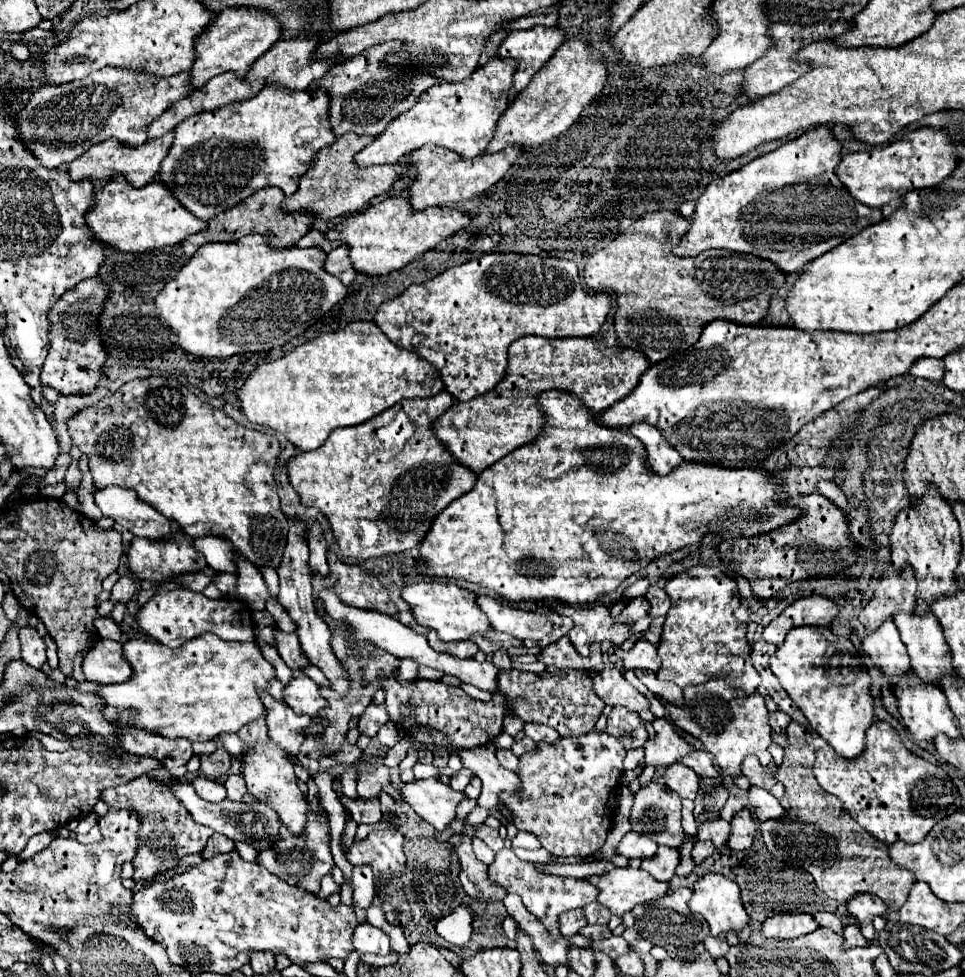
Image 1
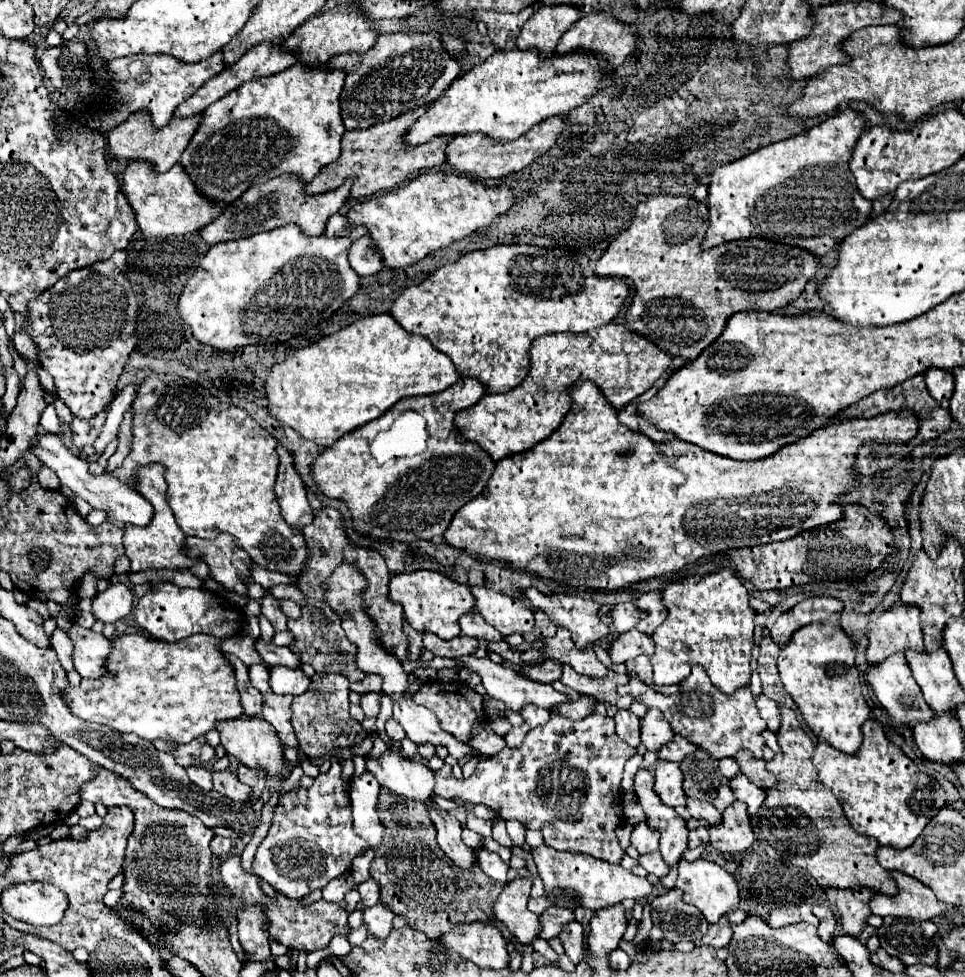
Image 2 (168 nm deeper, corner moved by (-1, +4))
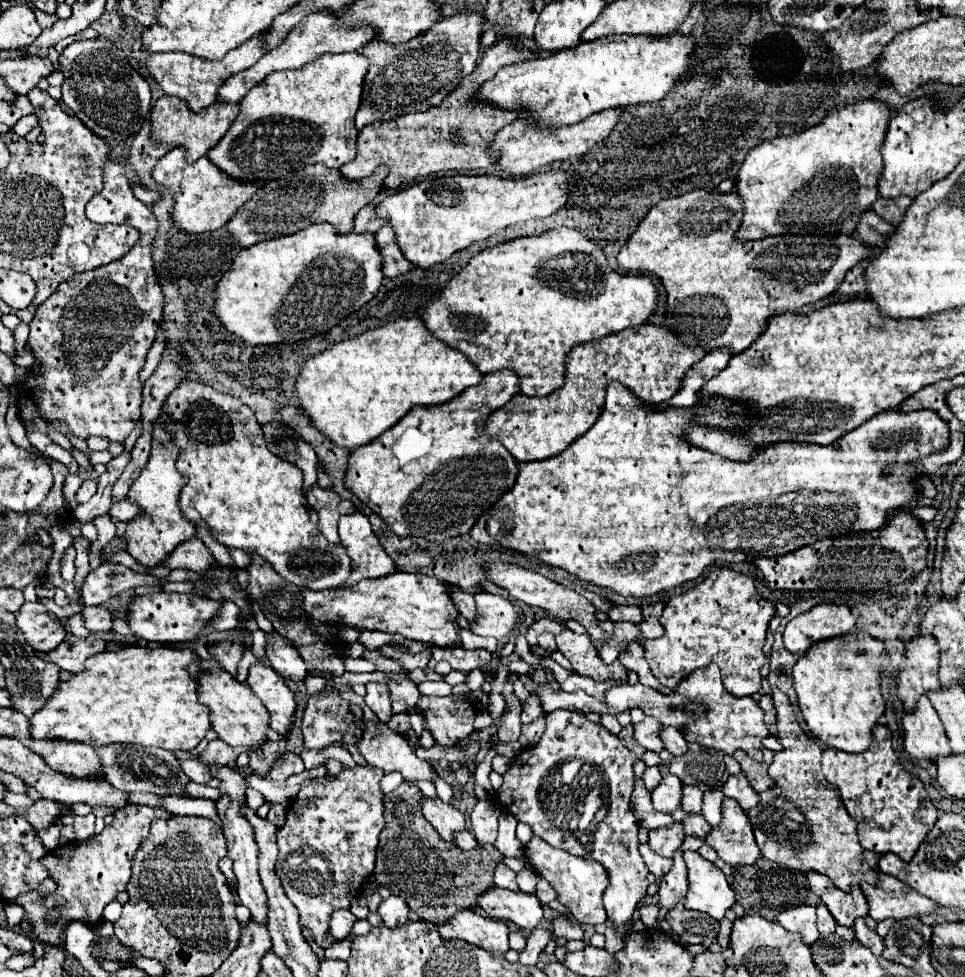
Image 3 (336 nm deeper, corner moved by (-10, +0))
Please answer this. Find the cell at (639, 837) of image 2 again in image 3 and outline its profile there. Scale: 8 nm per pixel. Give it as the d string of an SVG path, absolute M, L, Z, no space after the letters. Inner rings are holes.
M676 822L672 826L666 826L666 828L656 828L656 830L650 830L650 838L648 838L648 846L664 856L664 858L672 858L672 854L680 848L684 840L684 830L682 830L682 824Z

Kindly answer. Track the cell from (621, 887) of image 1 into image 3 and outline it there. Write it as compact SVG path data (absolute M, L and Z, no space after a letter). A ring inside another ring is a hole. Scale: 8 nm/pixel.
M534 836L528 846L524 848L526 856L534 868L536 874L546 878L554 890L558 892L558 902L568 908L568 912L580 922L580 924L598 924L606 920L606 912L602 906L602 894L608 886L608 874L602 866L598 866L596 860L584 860L580 856L572 856L566 850L552 848L542 838Z

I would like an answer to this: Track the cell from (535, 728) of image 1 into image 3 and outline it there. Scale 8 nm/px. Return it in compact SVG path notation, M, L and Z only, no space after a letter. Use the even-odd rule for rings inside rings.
M530 696L530 698L522 704L522 722L524 722L524 724L530 724L530 722L534 722L534 720L538 720L538 718L544 718L544 716L546 716L546 714L544 714L538 698Z

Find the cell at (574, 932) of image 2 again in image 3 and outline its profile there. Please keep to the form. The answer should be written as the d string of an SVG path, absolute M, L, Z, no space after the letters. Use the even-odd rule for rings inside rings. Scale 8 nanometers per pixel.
M558 916L554 920L554 926L552 926L552 932L554 936L562 936L566 940L584 940L584 930L578 926L576 920L572 918L564 918L564 916Z

